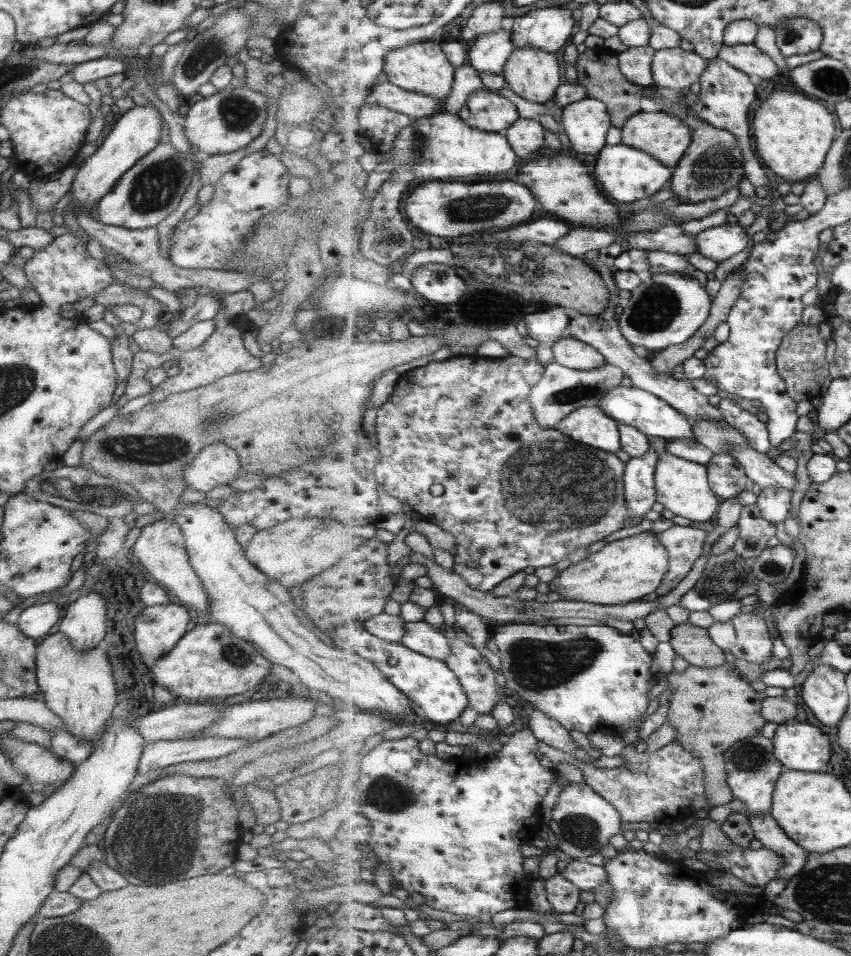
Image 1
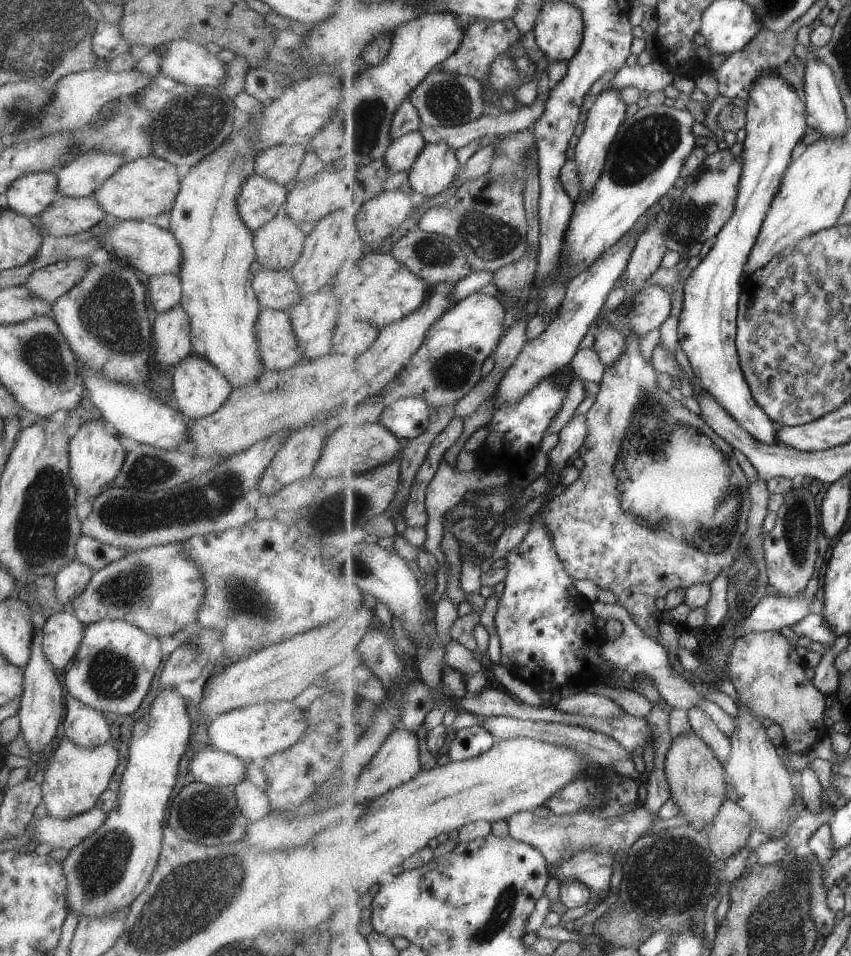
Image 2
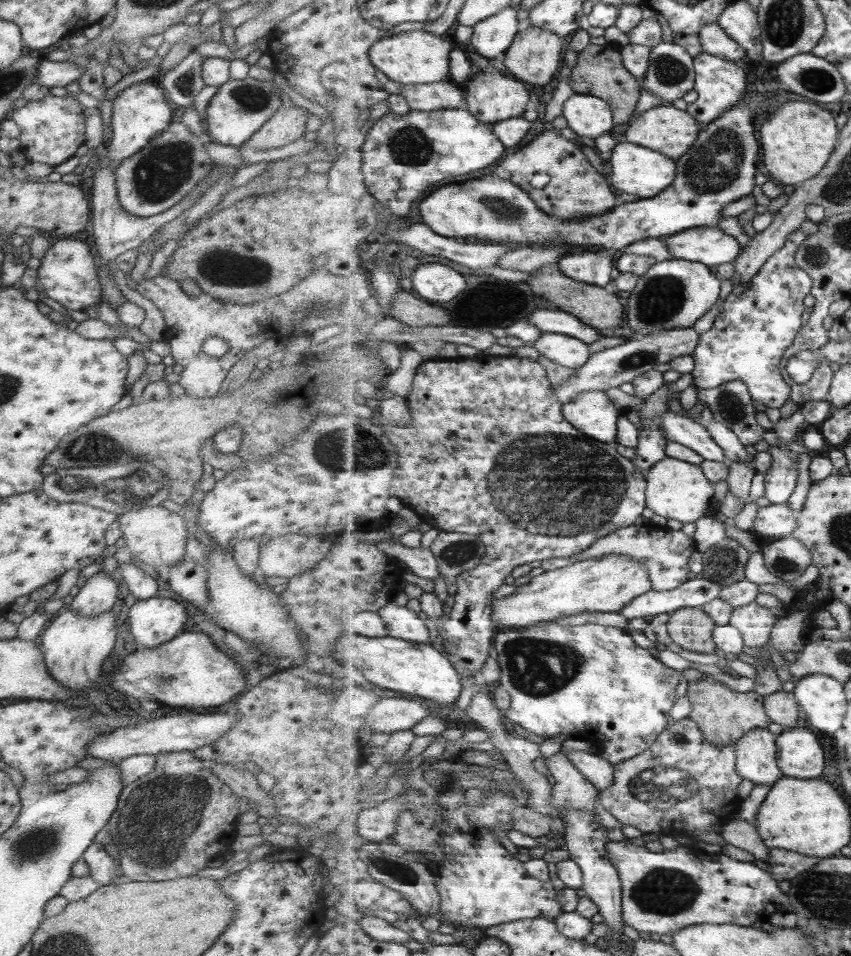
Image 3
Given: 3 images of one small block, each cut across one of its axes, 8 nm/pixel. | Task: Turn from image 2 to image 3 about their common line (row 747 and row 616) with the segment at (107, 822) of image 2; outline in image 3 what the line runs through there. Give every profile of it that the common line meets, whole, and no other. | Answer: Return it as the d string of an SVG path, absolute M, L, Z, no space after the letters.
M169 597L137 599L129 608L129 632L134 640L141 643L144 648L155 648L157 644L163 644L183 632L181 626L185 622L185 618L187 618L185 608L178 601L171 600Z

